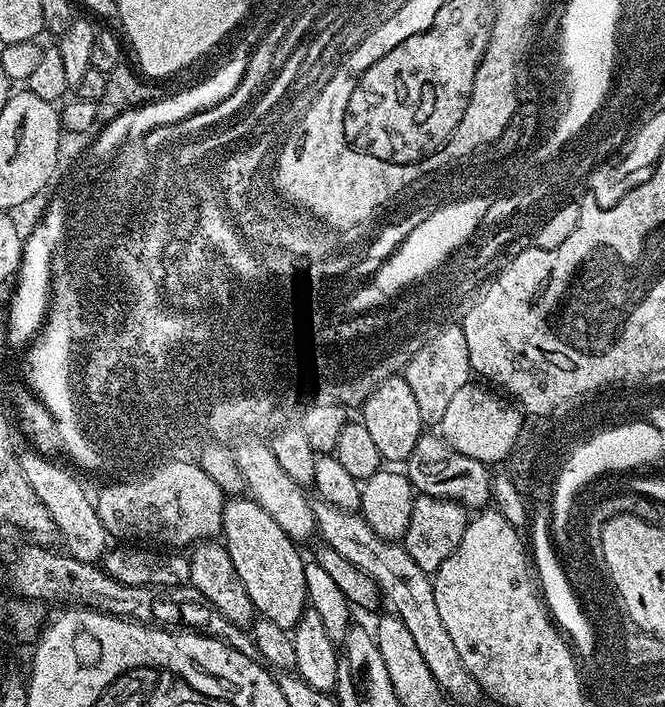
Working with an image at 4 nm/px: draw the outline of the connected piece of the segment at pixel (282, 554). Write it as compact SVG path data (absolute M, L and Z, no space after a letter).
M232 498L224 506L222 543L257 613L278 626L295 629L304 612L304 604L306 608L310 600L310 583L304 573L304 560L296 549L299 548L297 541L290 539L286 530L282 530L282 526L278 526L278 522L274 522L274 518L270 518L270 514L266 514L264 507L255 500Z

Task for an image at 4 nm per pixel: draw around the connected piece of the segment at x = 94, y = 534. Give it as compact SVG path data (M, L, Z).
M27 451L19 453L22 474L26 482L30 482L30 490L38 494L38 502L42 502L46 510L50 510L50 518L54 522L59 539L64 539L63 547L67 555L74 556L87 564L103 561L110 548L110 537L106 526L102 526L102 518L98 518L93 497L90 492L88 496L83 482L75 476L77 473L71 467L63 468L64 464L59 459L39 451Z

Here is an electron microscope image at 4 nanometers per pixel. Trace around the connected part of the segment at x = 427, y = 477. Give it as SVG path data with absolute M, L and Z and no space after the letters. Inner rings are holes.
M439 434L428 435L420 435L418 446L414 446L406 462L406 475L413 489L421 496L456 500L469 510L483 509L482 470L490 470L489 465L454 450L454 446L447 444Z

